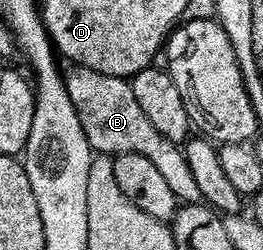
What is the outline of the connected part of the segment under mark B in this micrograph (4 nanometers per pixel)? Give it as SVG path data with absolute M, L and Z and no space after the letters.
M73 64L71 68L64 73L66 91L70 95L70 103L74 103L74 111L78 111L78 123L82 123L82 131L86 131L86 139L92 150L100 155L146 155L146 159L158 167L162 179L170 183L177 199L184 203L199 202L198 183L194 181L188 166L185 150L177 142L166 139L166 135L160 134L154 123L146 119L138 99L134 99L131 80L102 75L102 71L94 71L85 65Z

